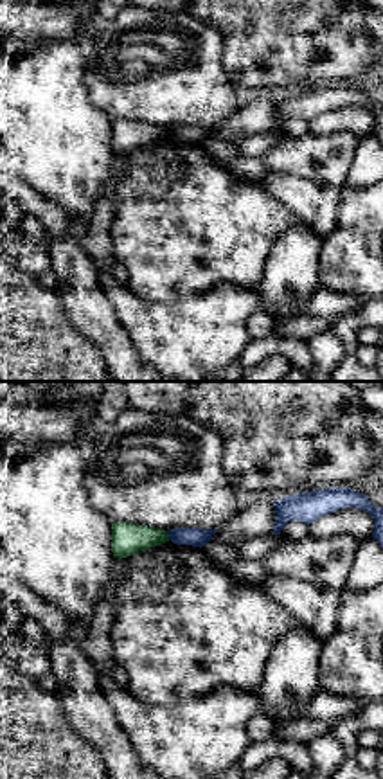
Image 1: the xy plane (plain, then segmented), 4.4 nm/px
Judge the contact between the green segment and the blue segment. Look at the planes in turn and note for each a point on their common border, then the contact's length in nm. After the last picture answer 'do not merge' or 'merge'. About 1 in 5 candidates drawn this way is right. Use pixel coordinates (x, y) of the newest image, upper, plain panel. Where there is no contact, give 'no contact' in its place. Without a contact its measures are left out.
meets green at (168, 134); contact 40 nm long

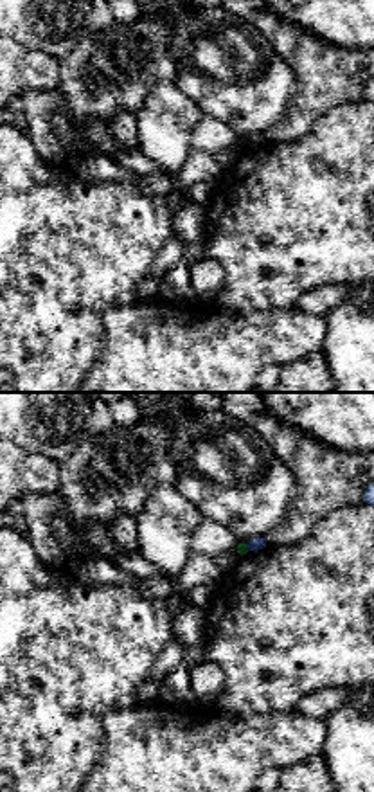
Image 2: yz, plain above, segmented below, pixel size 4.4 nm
meets green at (247, 144); contact 40 nm long

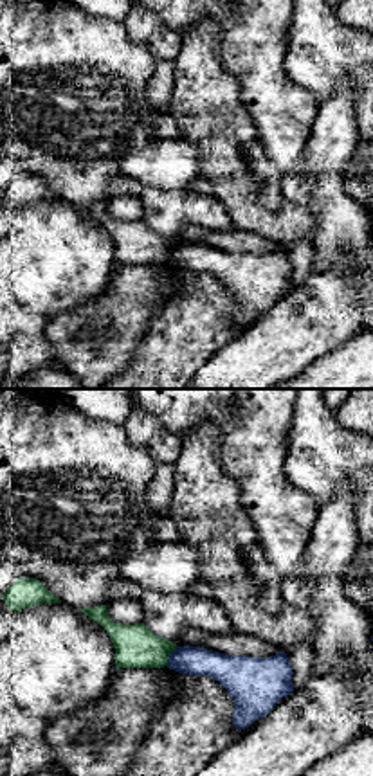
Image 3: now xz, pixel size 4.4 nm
meets green at (168, 252); contact 100 nm long

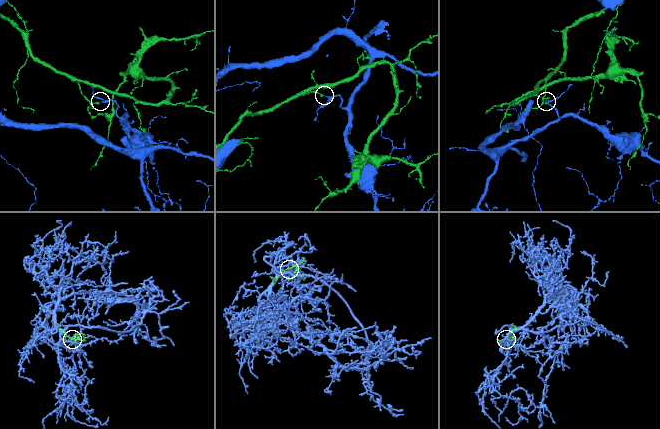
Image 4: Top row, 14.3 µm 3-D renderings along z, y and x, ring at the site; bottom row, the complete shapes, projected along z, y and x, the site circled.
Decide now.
do not merge

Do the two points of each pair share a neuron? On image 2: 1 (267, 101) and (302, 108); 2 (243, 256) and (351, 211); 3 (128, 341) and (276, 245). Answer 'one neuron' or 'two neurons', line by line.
1: two neurons
2: one neuron
3: two neurons

